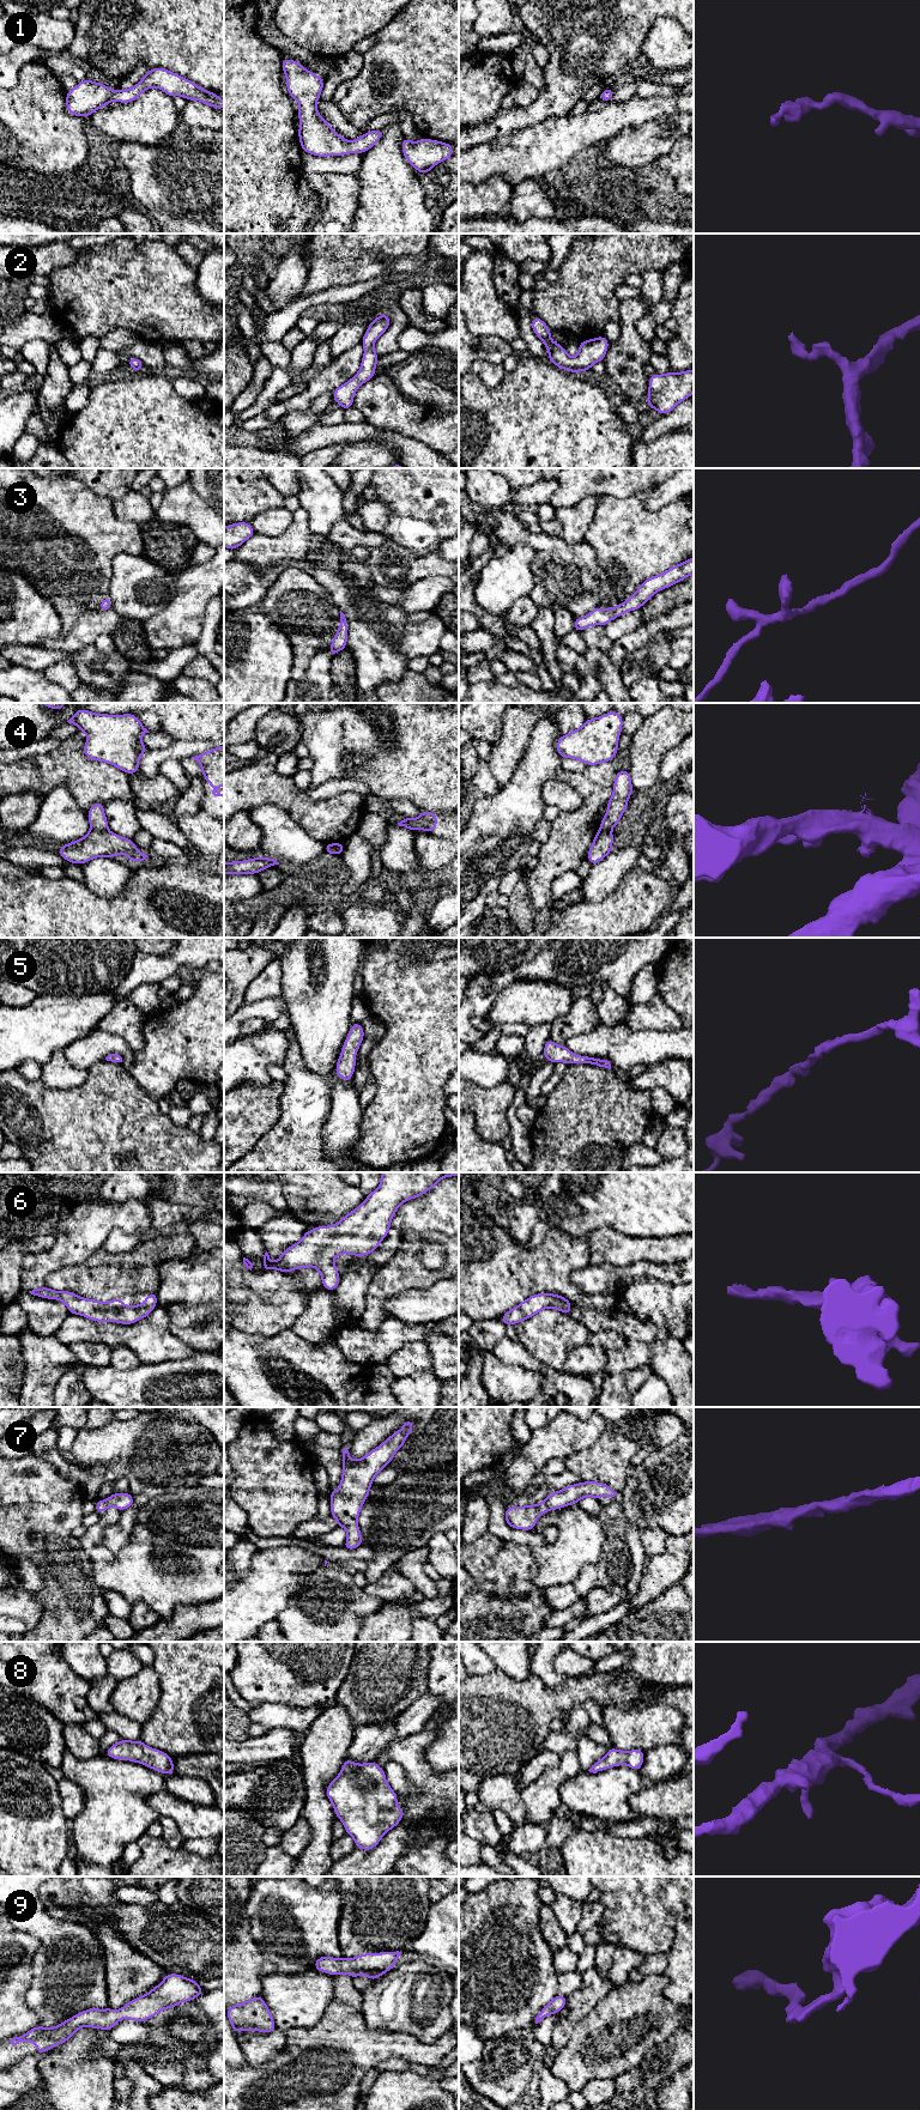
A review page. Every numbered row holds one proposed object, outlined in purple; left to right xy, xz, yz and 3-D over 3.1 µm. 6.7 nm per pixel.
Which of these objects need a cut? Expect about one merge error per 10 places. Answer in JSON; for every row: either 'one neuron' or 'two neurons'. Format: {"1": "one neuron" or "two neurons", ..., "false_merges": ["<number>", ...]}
{"1": "one neuron", "2": "one neuron", "3": "one neuron", "4": "two neurons", "5": "one neuron", "6": "one neuron", "7": "one neuron", "8": "one neuron", "9": "one neuron", "false_merges": ["4"]}

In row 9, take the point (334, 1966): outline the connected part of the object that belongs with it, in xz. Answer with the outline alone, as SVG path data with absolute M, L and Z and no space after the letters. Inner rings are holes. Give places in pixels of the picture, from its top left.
M379 1952L379 1953L363 1953L356 1958L334 1958L322 1956L314 1962L314 1966L320 1972L326 1972L332 1976L347 1973L352 1978L359 1975L367 1976L374 1981L386 1973L387 1971L397 1967L395 1960L401 1952Z

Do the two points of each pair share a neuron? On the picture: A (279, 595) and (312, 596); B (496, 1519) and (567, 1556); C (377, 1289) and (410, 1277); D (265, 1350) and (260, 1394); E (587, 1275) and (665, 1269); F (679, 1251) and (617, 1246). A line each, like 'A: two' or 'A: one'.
A: one
B: one
C: one
D: one
E: one
F: one

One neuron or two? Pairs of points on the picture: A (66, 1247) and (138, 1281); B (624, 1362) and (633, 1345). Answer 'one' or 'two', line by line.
A: two
B: one

